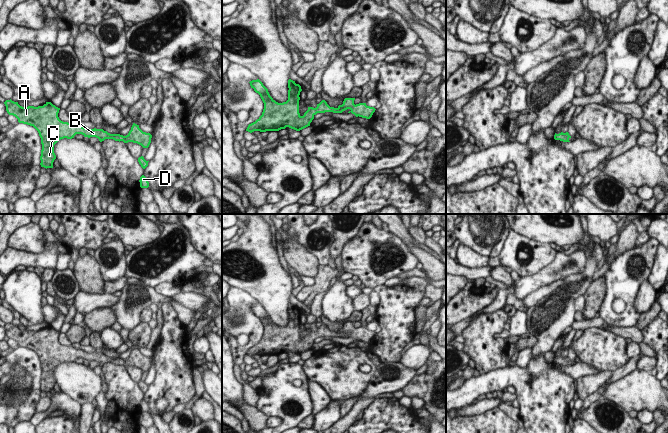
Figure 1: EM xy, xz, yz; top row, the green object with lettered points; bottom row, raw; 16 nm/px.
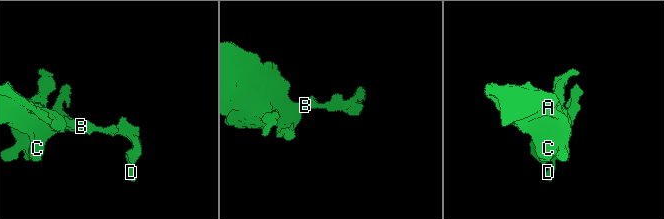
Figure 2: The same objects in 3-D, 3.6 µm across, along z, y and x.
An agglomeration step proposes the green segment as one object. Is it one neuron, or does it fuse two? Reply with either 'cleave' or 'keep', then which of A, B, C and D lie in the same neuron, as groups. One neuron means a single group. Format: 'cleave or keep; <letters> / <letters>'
keep; A B C D

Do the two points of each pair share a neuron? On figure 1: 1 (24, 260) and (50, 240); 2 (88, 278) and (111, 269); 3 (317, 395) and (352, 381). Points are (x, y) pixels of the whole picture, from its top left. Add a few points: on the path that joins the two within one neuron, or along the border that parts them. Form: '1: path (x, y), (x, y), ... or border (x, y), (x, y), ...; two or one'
1: path (32, 259), (39, 259), (50, 248); one
2: border (93, 257), (99, 265), (99, 272), (104, 281); two
3: border (309, 379), (316, 382), (331, 400); two

